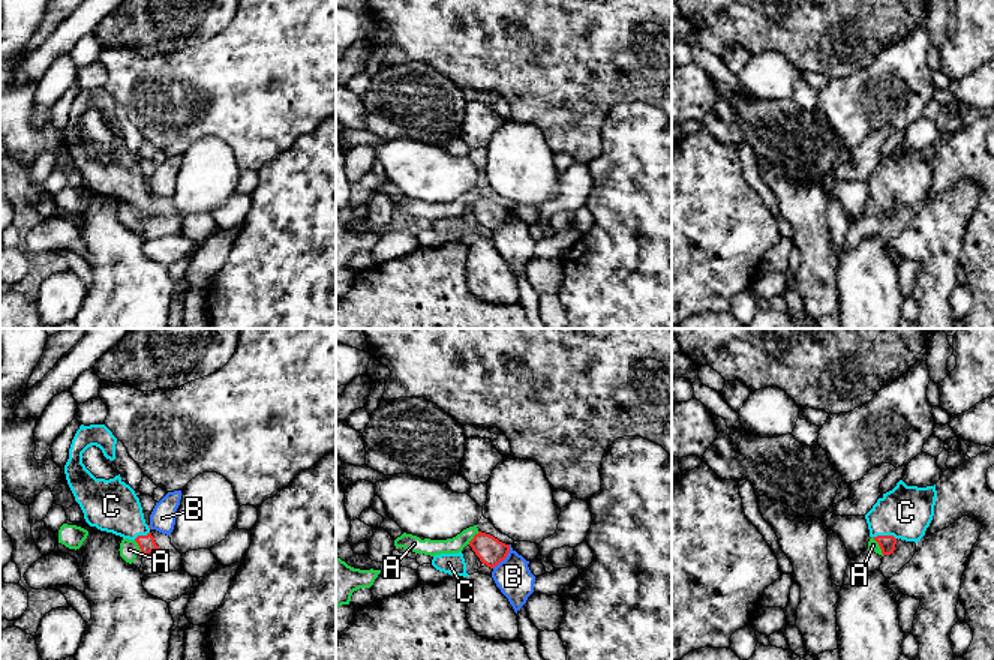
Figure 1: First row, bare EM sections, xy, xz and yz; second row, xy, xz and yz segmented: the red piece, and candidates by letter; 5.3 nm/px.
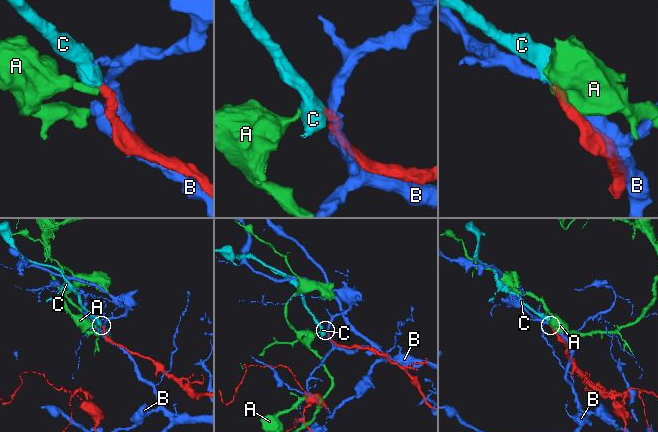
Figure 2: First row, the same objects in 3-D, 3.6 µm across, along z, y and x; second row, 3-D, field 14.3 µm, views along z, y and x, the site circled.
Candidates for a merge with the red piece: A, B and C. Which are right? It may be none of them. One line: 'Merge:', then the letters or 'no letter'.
Merge: C

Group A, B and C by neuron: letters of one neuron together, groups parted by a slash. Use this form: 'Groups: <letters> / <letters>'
Groups: A / B / C

